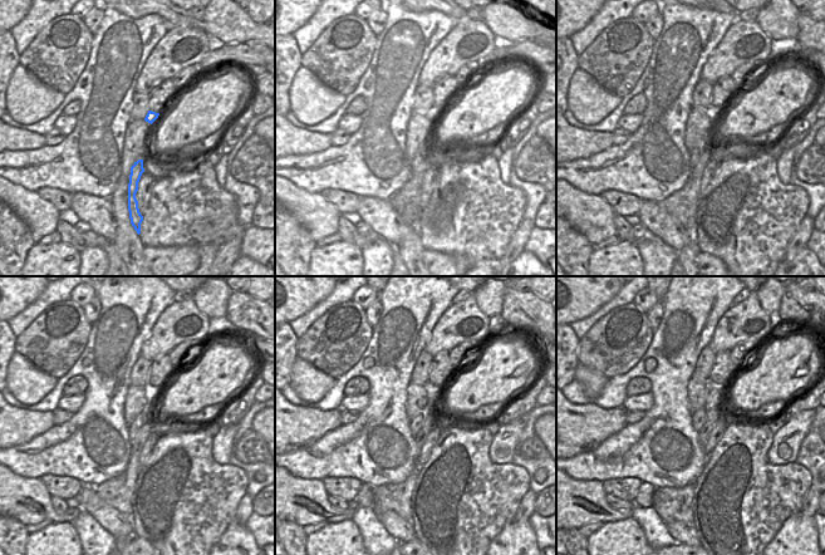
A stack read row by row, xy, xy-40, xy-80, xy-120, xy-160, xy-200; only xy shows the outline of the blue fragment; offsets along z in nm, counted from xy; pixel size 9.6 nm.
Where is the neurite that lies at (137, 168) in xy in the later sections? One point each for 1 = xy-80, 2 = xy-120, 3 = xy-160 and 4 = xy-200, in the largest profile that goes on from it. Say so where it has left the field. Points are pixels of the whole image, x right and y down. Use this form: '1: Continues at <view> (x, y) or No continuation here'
1: Continues at xy-80 (706, 157)
2: Continues at xy-120 (145, 432)
3: Continues at xy-160 (433, 392)
4: Continues at xy-200 (715, 391)

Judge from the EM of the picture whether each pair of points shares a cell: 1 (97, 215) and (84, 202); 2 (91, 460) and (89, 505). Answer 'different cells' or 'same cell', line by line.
1: same cell
2: different cells

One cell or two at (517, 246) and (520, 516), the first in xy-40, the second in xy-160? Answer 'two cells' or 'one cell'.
one cell

